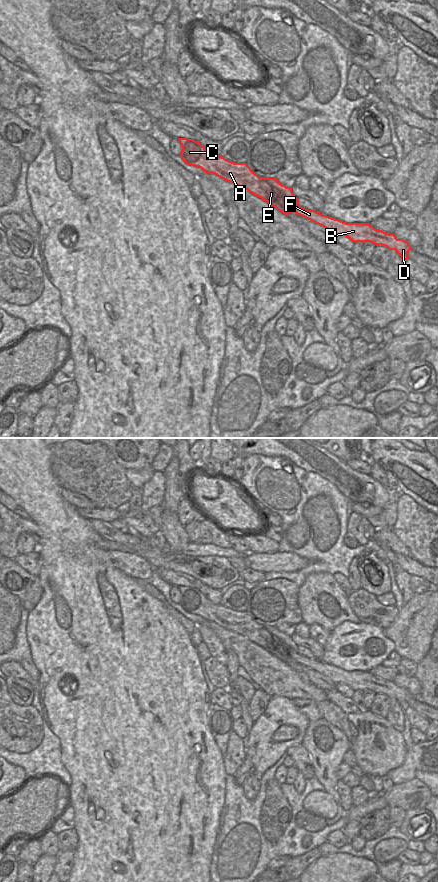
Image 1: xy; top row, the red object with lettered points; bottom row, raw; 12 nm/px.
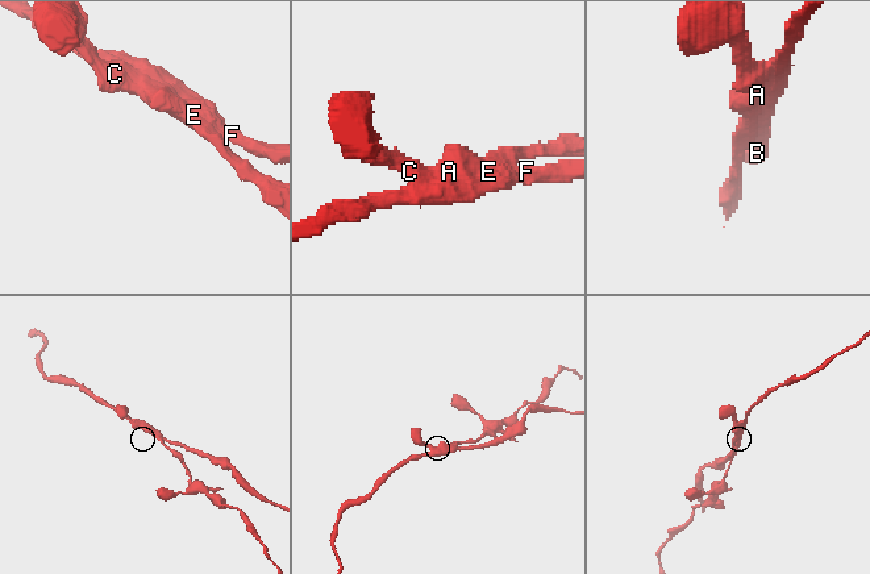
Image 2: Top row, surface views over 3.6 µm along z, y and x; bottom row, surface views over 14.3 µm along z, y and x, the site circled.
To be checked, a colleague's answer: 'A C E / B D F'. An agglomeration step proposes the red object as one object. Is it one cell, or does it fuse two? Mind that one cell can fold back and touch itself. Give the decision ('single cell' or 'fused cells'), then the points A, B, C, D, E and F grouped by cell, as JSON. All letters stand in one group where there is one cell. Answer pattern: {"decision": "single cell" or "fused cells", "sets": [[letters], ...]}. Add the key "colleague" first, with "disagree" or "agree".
{"colleague": "agree", "decision": "fused cells", "sets": [["A", "C", "E"], ["B", "D", "F"]]}

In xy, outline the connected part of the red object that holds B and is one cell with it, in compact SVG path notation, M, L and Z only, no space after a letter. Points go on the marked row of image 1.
M264 178L270 187L275 187L286 192L286 197L289 200L289 207L296 213L328 230L335 236L343 235L348 237L352 242L371 242L376 246L381 245L389 250L395 250L402 259L405 266L405 261L408 258L408 253L413 248L403 239L397 239L394 234L386 233L380 229L375 229L369 223L346 223L339 219L321 214L319 211L307 210L298 205L298 198L293 194L291 187L282 185L276 178Z

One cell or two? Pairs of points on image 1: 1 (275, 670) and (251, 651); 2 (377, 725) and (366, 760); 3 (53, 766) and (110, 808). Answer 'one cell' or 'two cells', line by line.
1: one cell
2: one cell
3: two cells

